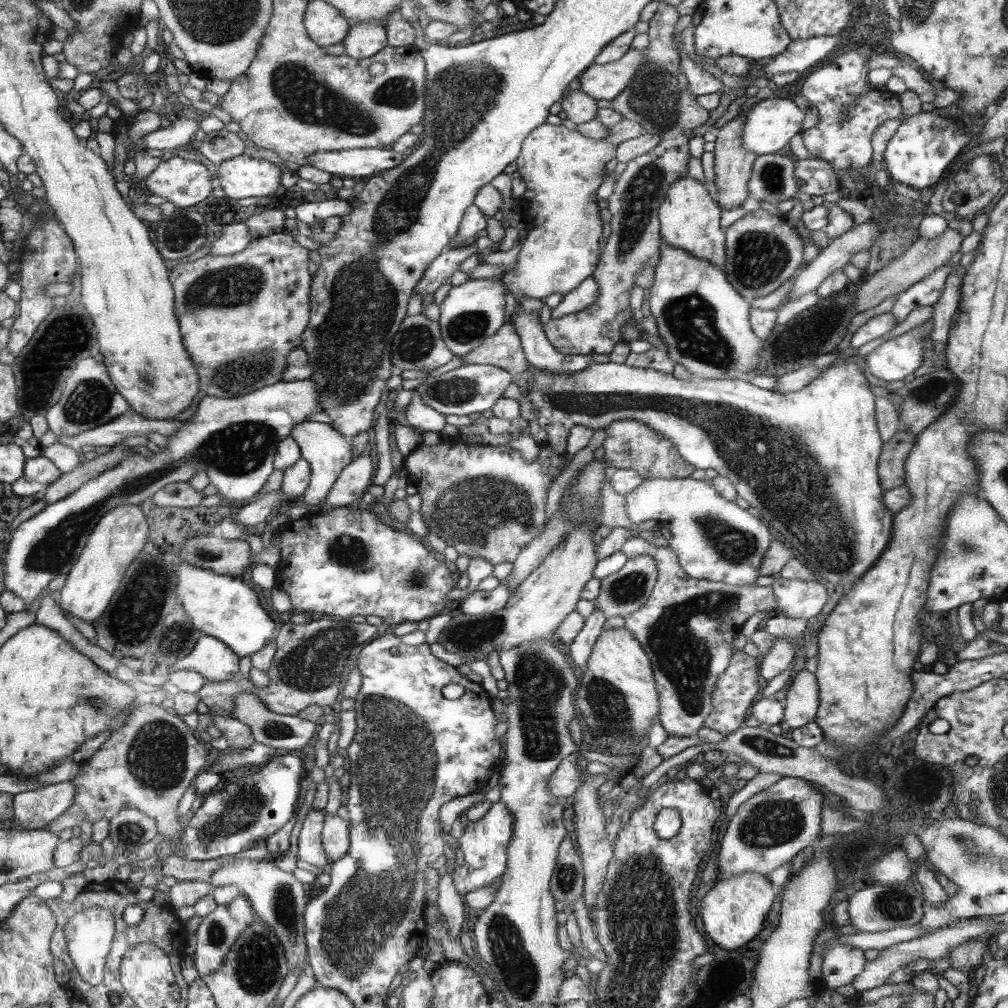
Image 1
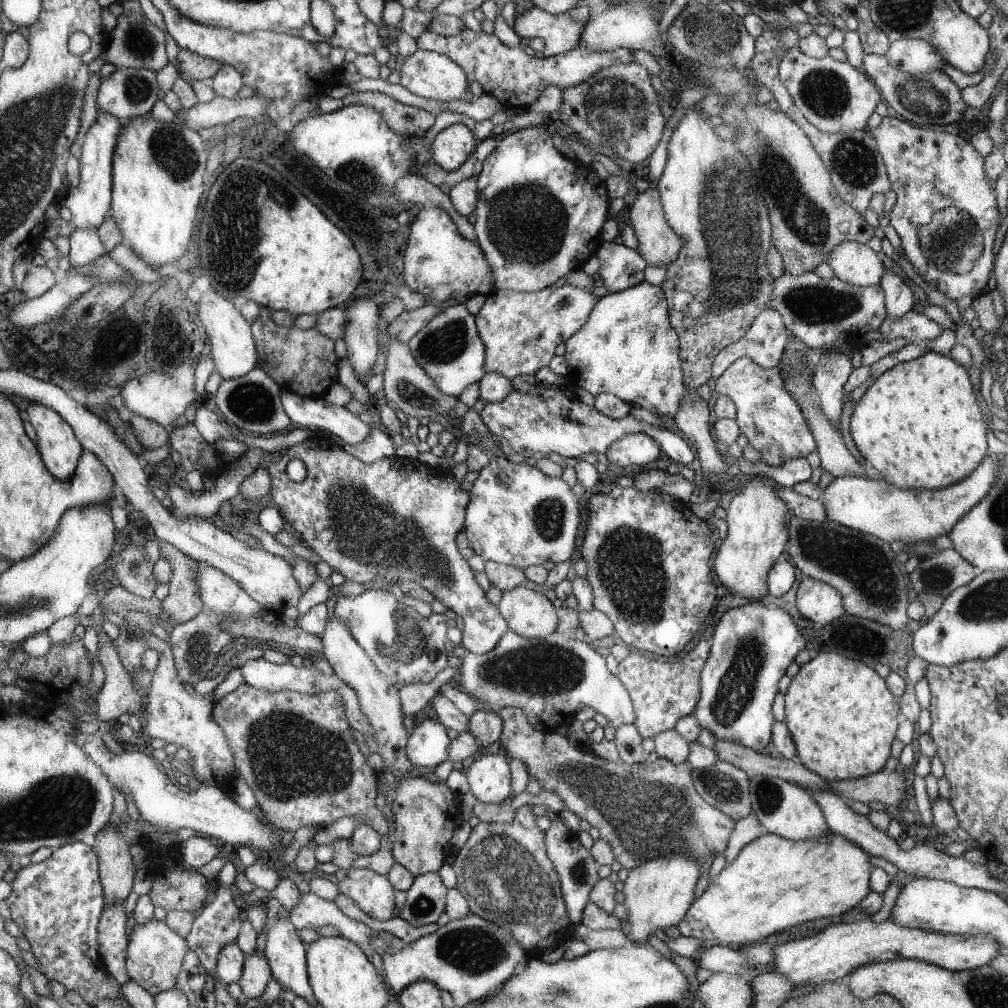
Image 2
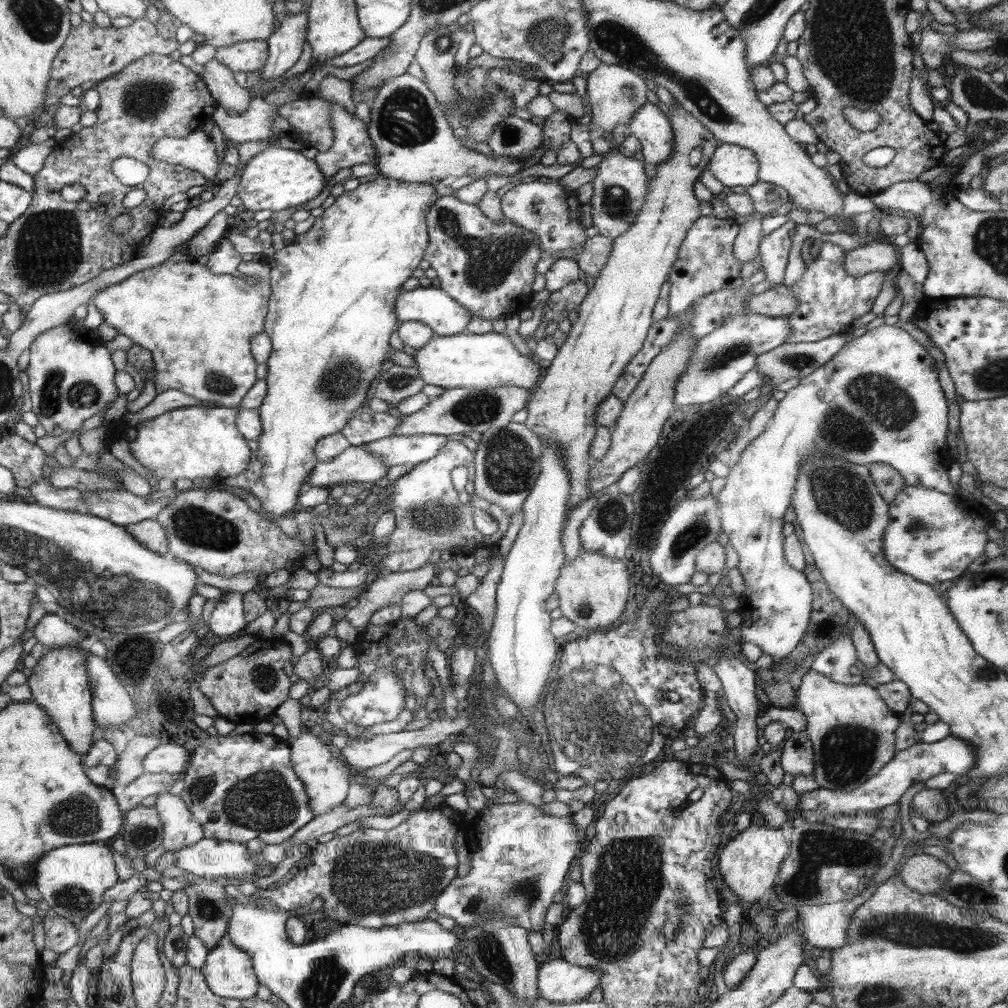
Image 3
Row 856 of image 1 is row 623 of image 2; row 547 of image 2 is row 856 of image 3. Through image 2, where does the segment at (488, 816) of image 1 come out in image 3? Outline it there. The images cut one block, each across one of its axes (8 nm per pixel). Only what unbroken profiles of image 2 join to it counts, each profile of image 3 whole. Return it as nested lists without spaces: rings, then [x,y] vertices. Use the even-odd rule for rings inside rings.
[[[446,804],[430,807],[430,810],[414,811],[390,830],[362,827],[348,835],[335,836],[326,843],[317,843],[316,848],[311,848],[308,858],[291,869],[291,874],[286,879],[268,889],[258,889],[251,897],[254,900],[272,900],[288,914],[295,914],[307,908],[315,897],[322,898],[324,904],[318,915],[334,926],[356,924],[364,928],[380,929],[426,920],[433,914],[434,902],[438,895],[458,876],[454,834],[460,826],[454,820],[458,816],[448,814],[448,807],[450,806]]]

